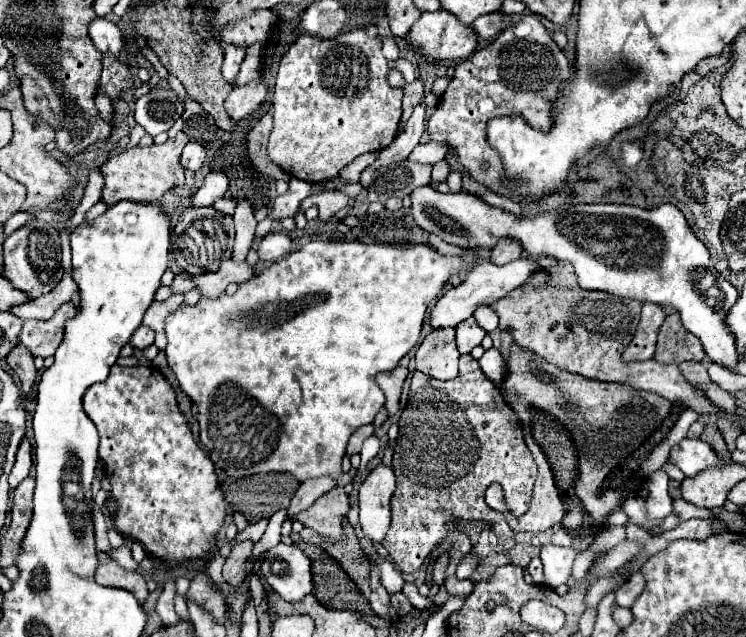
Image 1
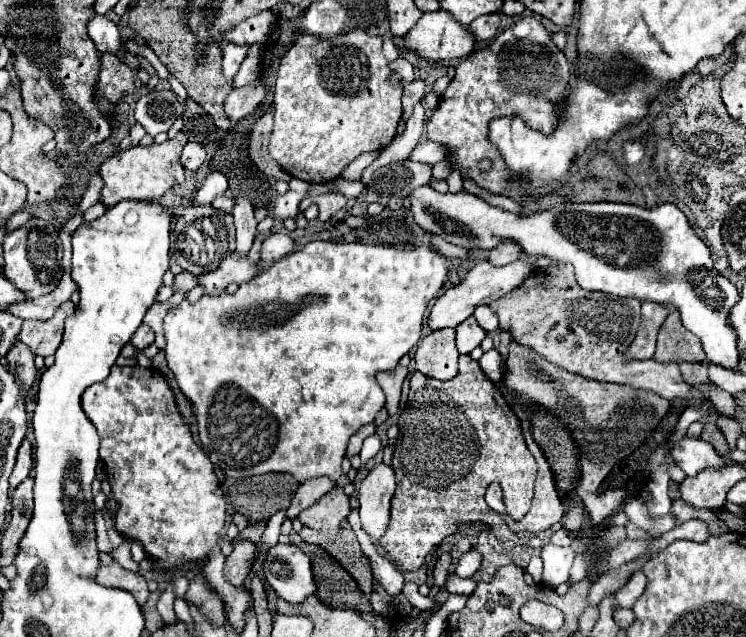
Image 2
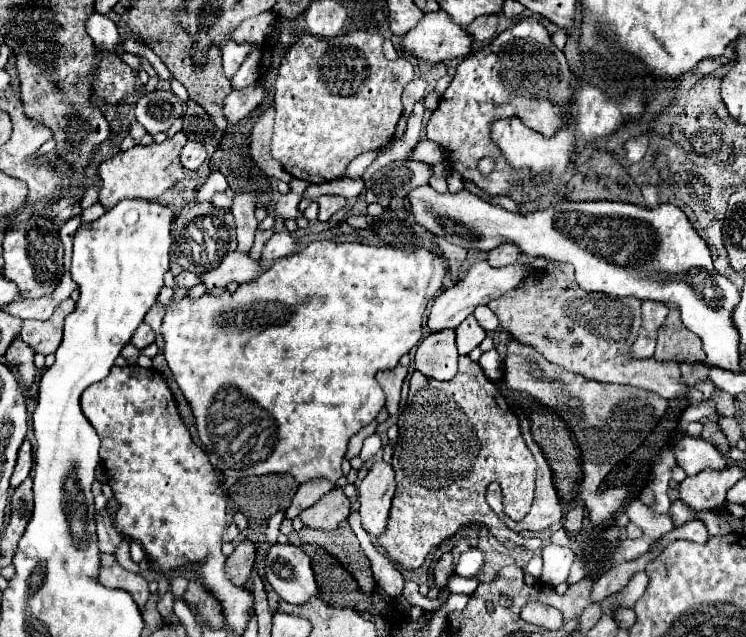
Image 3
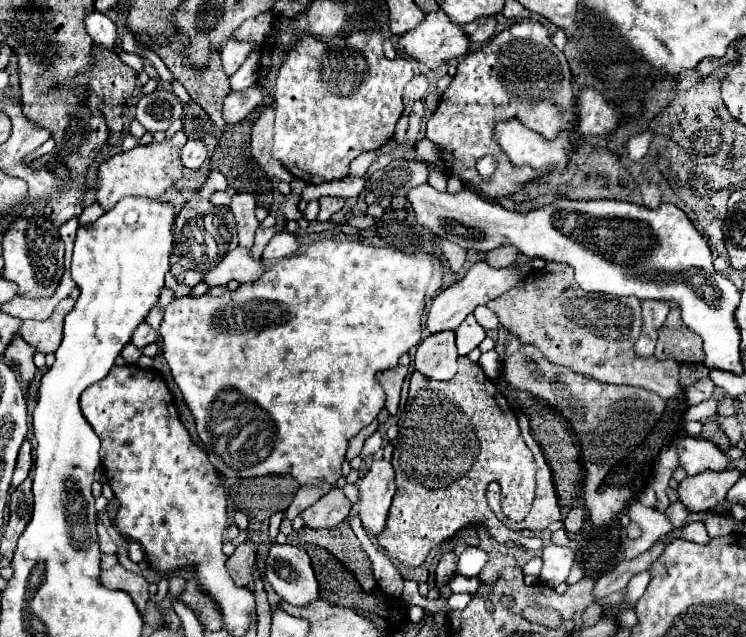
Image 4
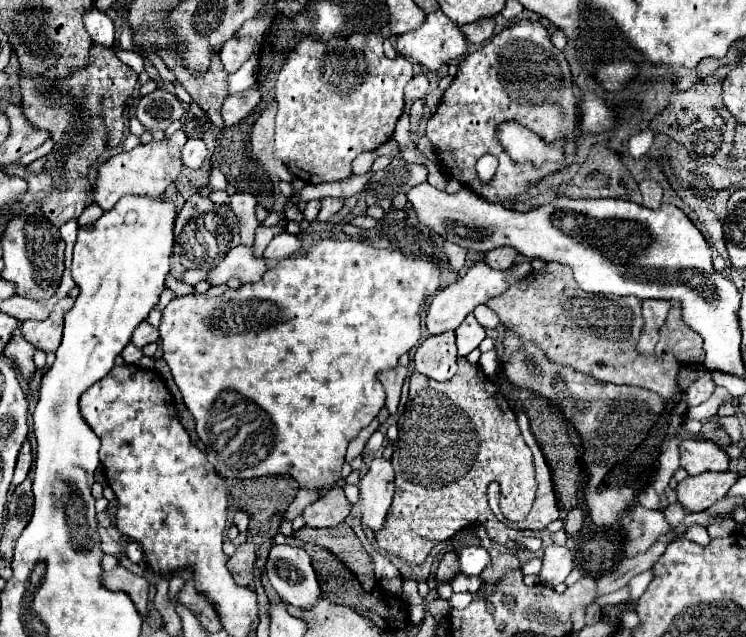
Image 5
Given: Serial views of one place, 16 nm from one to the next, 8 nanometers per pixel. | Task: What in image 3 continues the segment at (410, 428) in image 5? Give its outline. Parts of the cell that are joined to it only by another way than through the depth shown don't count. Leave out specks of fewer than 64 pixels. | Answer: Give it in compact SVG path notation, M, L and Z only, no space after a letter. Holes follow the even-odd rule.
M460 356L458 374L448 382L432 380L420 372L414 372L410 378L406 408L398 418L398 428L400 436L394 446L394 454L398 454L396 494L392 499L386 532L378 539L380 546L392 560L396 560L406 570L416 570L424 564L424 558L434 546L452 536L462 524L470 522L486 524L502 543L510 540L532 550L542 548L539 538L526 539L512 532L484 500L488 484L498 482L506 492L506 508L530 508L534 498L536 462L522 438L518 416L512 412L494 382L486 378L478 362L470 360L470 356Z

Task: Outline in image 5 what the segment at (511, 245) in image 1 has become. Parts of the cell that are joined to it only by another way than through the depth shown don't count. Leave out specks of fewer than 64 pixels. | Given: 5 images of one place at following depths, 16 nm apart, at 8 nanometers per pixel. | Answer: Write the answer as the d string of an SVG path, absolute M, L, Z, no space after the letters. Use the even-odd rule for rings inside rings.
M500 246L496 250L490 250L484 258L484 262L492 268L510 268L516 260L518 252L512 246Z

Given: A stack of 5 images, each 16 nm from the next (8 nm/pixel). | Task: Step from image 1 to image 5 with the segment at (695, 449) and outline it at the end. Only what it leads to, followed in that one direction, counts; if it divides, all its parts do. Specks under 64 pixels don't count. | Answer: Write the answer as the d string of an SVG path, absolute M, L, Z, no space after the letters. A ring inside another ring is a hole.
M684 440L680 444L680 464L682 468L694 476L706 470L724 472L728 468L728 456L722 448L718 448L710 440Z

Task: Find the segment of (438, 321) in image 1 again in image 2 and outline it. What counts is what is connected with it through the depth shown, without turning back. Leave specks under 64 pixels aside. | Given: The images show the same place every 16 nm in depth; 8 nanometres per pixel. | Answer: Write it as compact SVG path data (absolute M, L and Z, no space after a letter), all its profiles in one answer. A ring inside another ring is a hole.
M516 260L516 262L506 264L506 266L492 266L490 262L478 262L478 264L474 264L468 270L466 278L458 286L452 286L450 290L446 290L436 300L436 304L432 306L432 312L430 312L430 322L428 322L430 328L432 330L456 328L460 322L464 322L468 316L474 314L476 306L490 304L490 302L498 300L500 296L508 294L512 288L518 288L520 284L524 284L524 280L528 280L536 270L538 268L530 260Z

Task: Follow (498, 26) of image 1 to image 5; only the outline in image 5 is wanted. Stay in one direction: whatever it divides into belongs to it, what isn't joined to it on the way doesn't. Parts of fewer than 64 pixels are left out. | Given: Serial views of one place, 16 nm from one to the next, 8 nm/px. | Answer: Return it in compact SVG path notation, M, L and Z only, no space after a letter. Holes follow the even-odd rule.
M480 18L480 20L474 20L474 22L464 24L460 28L462 28L464 36L468 36L468 40L476 44L476 42L484 42L484 40L492 38L494 36L494 26L496 26L494 18Z

